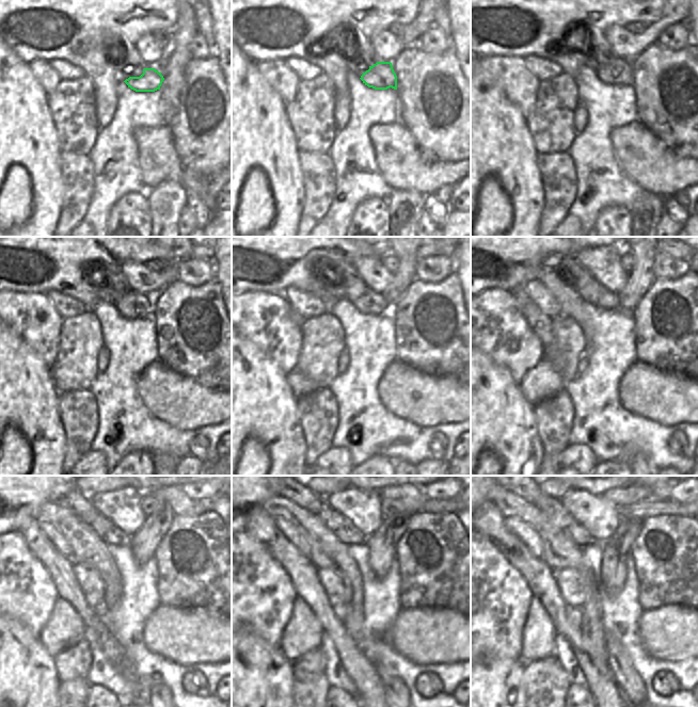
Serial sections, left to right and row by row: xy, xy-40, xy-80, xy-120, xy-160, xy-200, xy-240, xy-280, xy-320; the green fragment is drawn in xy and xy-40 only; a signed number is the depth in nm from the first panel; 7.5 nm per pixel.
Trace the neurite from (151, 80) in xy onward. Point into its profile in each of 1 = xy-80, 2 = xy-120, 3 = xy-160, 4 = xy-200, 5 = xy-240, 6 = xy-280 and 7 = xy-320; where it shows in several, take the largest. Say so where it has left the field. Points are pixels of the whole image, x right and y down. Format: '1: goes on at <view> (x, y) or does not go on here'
1: goes on at xy-80 (618, 70)
2: goes on at xy-120 (132, 305)
3: goes on at xy-160 (367, 301)
4: goes on at xy-200 (605, 299)
5: goes on at xy-240 (114, 536)
6: goes on at xy-280 (352, 535)
7: goes on at xy-320 (552, 508)

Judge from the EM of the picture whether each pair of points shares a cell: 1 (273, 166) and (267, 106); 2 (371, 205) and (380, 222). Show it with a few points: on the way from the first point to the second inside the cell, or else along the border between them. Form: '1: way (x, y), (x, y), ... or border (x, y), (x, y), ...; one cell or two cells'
1: way (272, 151), (272, 147), (267, 142), (267, 121); one cell
2: way (371, 209), (376, 218); one cell

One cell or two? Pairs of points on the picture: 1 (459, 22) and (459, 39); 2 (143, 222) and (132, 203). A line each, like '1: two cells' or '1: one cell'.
1: one cell
2: one cell

